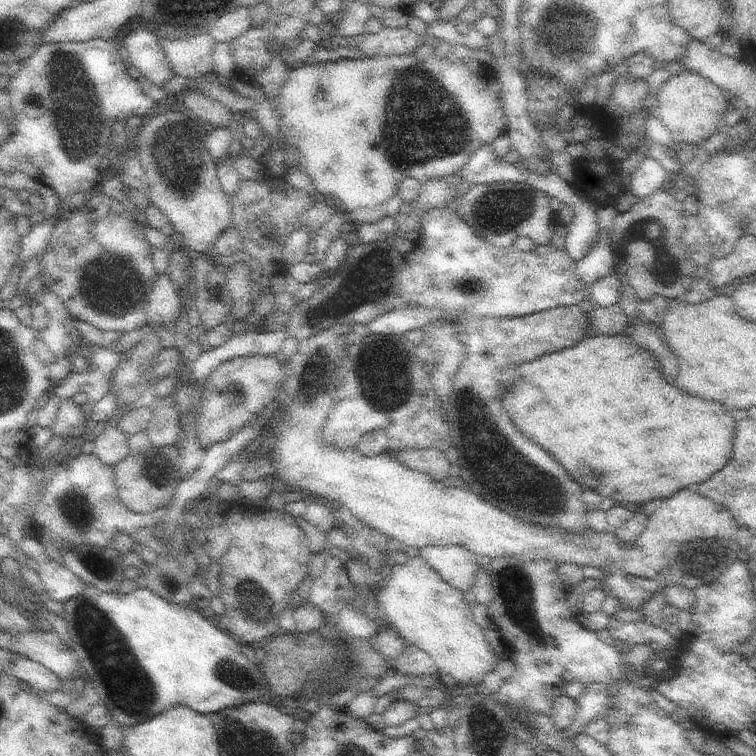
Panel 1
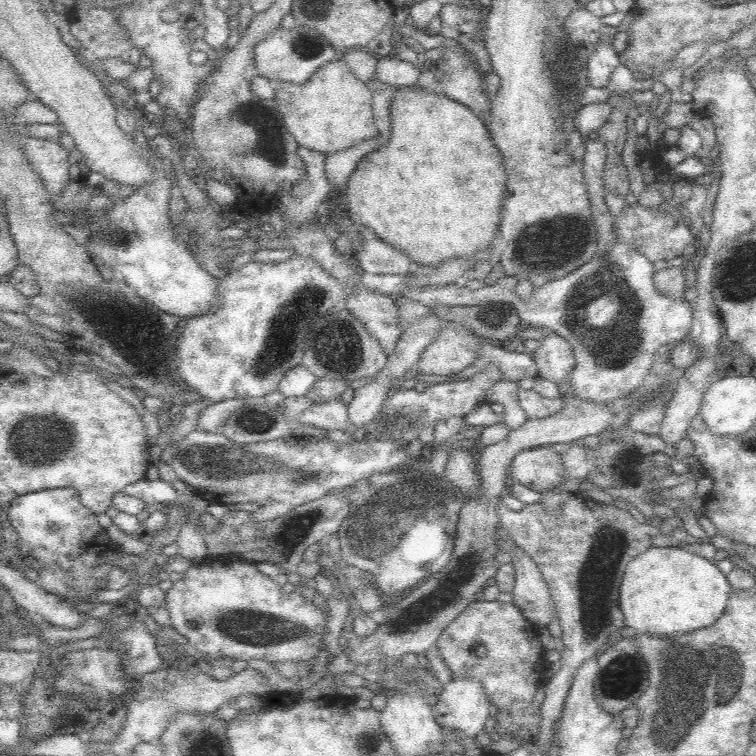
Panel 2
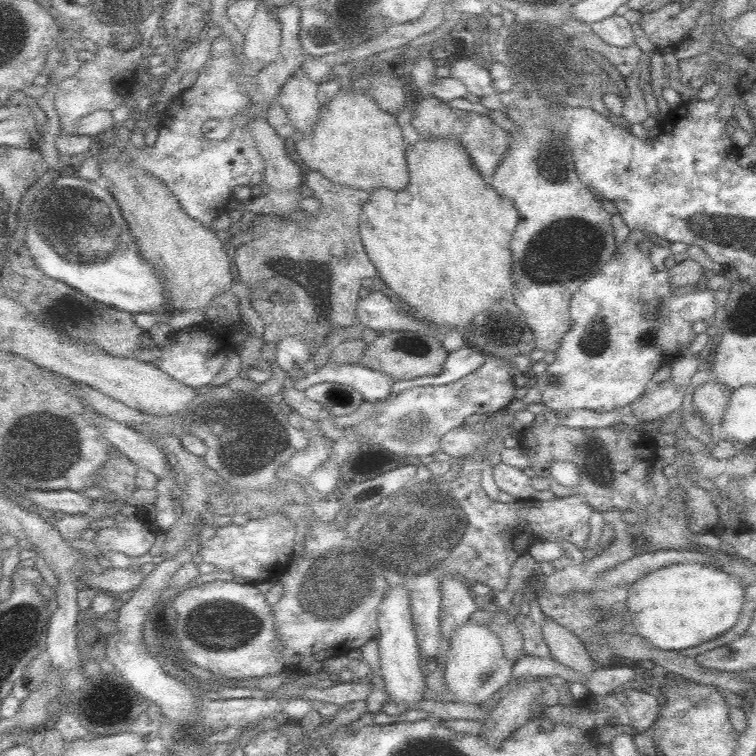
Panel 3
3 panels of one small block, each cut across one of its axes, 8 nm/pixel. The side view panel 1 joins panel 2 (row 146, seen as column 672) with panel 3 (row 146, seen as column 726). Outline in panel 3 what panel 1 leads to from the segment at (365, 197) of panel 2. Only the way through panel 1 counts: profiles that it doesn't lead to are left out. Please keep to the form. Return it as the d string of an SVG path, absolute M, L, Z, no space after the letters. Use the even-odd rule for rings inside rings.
M420 138L420 142L416 142L414 146L406 148L406 160L408 160L408 170L410 170L410 182L402 192L394 192L388 188L380 188L372 194L372 198L364 204L364 210L360 214L360 236L362 236L362 244L364 250L368 252L368 258L372 260L372 264L378 270L378 276L386 282L388 294L396 296L406 310L412 310L414 316L430 322L436 332L444 332L446 328L460 328L460 326L468 326L476 316L482 314L494 314L500 312L500 300L504 298L504 294L508 294L514 288L514 280L512 280L512 252L510 252L510 240L518 222L518 210L512 206L512 200L508 198L500 198L500 194L496 194L496 190L492 186L488 186L486 178L482 172L478 172L472 156L468 154L466 146L462 142L456 140L446 140L446 138Z

